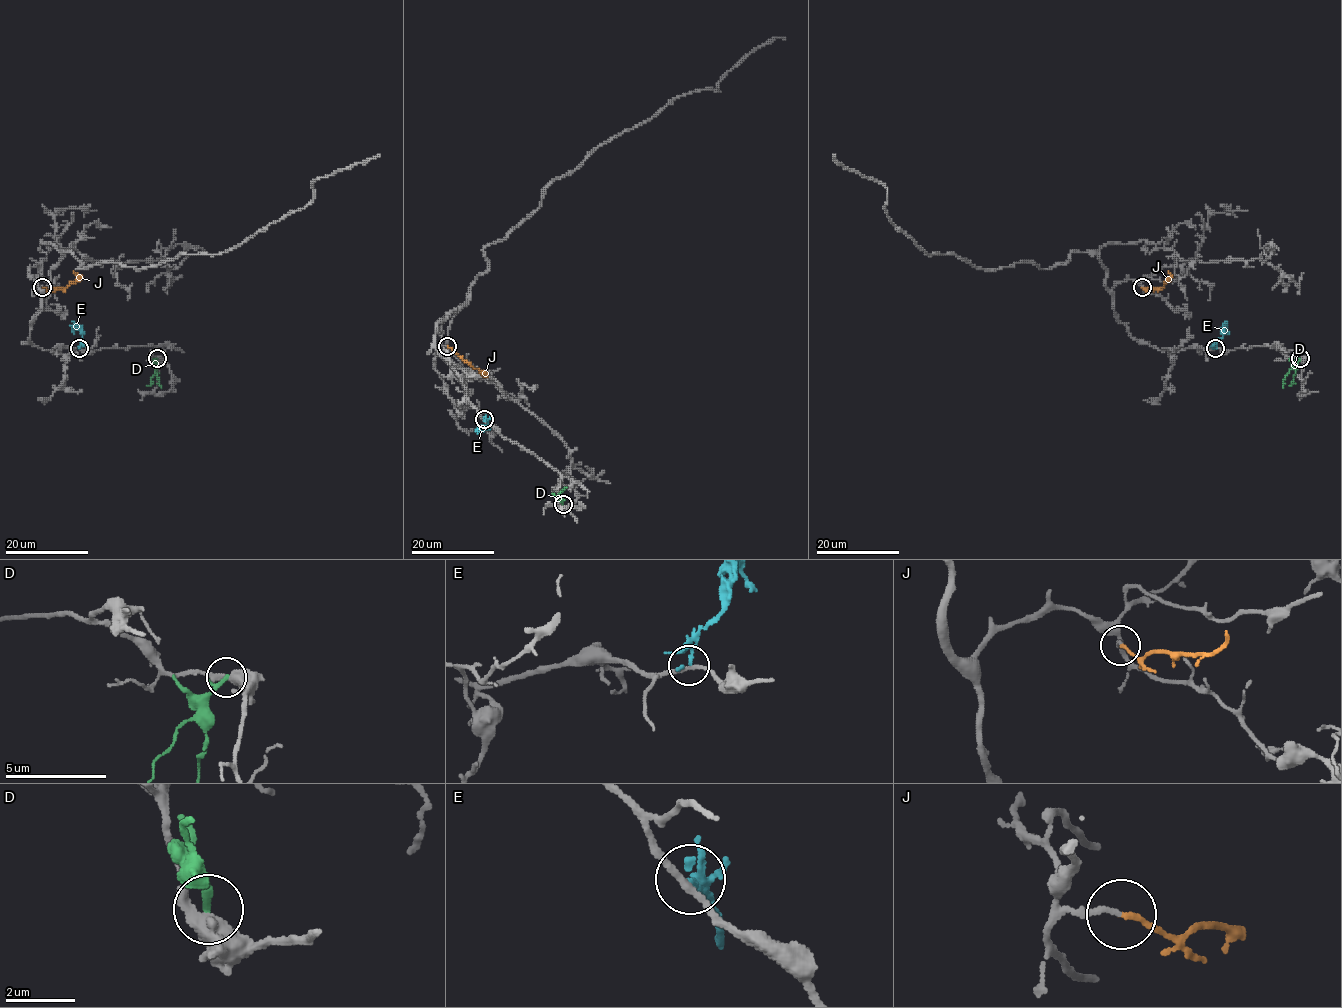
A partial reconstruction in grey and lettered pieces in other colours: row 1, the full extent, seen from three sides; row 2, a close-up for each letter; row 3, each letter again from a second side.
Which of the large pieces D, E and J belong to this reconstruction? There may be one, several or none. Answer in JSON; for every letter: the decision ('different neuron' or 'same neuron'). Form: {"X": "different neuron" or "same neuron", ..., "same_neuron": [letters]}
{"D": "different neuron", "E": "different neuron", "J": "same neuron", "same_neuron": ["J"]}

